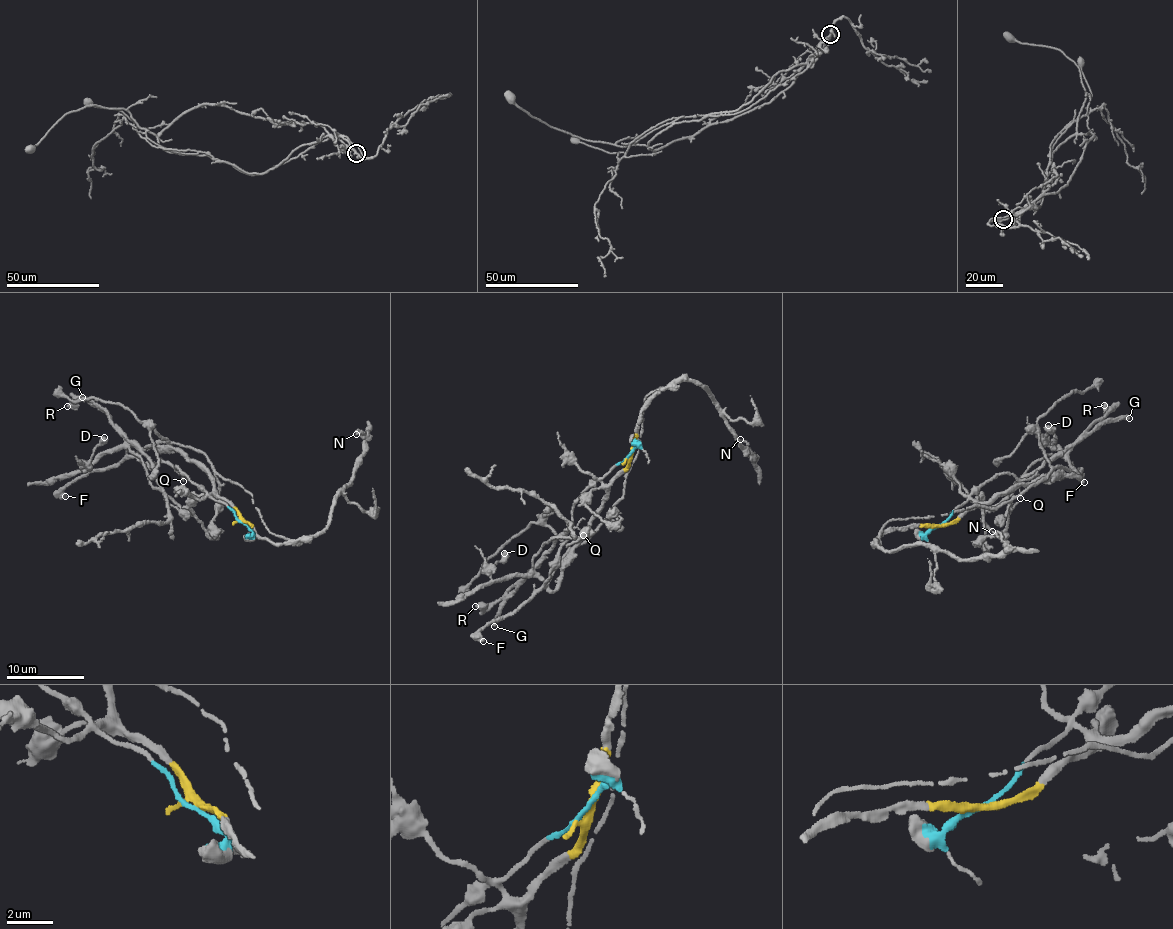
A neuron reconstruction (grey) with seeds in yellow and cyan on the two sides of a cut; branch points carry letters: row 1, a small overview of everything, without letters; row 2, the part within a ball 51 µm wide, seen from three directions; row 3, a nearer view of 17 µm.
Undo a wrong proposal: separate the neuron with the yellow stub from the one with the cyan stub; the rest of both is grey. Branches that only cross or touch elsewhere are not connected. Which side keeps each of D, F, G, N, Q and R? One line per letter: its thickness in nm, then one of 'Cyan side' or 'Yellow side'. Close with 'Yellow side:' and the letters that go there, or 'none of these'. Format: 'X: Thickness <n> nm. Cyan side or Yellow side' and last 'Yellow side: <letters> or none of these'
D: Thickness 550 nm. Yellow side
F: Thickness 480 nm. Cyan side
G: Thickness 280 nm. Yellow side
N: Thickness 120 nm. Yellow side
Q: Thickness 130 nm. Cyan side
R: Thickness 480 nm. Yellow side
Yellow side: D, G, N, R

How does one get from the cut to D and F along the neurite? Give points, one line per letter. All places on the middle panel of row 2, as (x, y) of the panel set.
D: (629, 455), (627, 470), (611, 482), (609, 497), (555, 590), (536, 576), (493, 580), (495, 563), (504, 553)
F: (629, 455), (574, 503), (572, 534), (540, 589), (513, 613), (493, 619), (478, 633), (483, 642)

